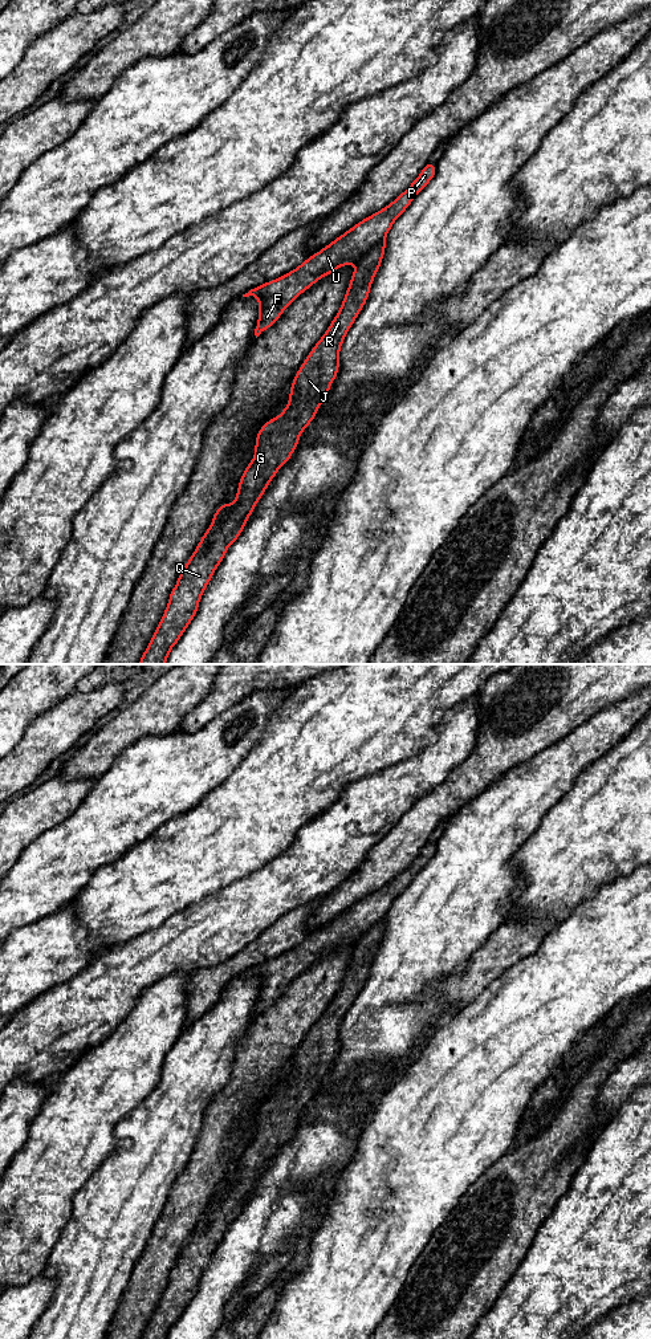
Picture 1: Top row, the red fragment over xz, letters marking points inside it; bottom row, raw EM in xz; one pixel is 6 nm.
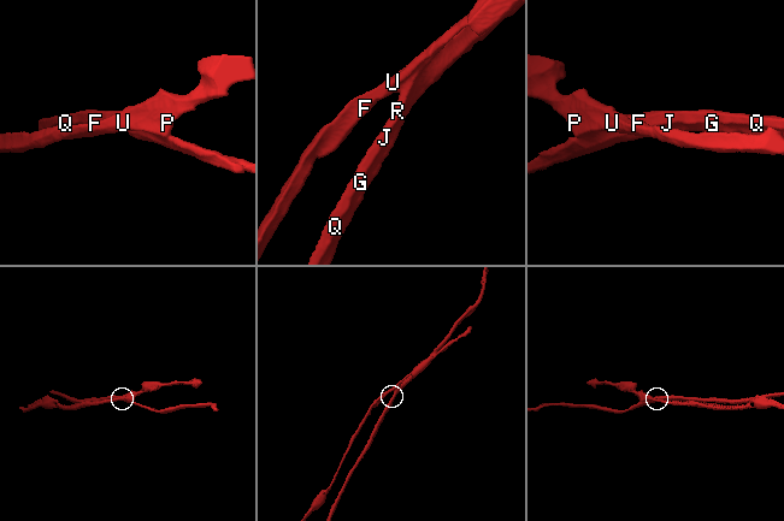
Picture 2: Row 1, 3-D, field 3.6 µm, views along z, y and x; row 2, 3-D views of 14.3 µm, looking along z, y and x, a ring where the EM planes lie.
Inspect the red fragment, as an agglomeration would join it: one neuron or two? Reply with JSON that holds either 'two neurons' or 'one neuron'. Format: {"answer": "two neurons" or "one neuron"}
{"answer": "two neurons"}

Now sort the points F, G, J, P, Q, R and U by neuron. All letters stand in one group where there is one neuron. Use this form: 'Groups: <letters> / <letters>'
Groups: F P U / G J Q R

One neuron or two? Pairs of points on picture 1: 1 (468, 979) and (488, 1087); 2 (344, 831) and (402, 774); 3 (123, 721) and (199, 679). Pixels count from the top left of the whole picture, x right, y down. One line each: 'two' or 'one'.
1: two
2: one
3: one

